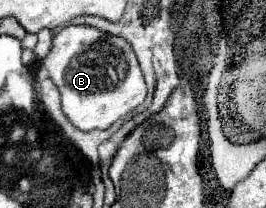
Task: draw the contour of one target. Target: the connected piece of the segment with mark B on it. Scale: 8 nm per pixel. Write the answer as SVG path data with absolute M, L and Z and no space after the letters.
M68 25L52 39L52 49L42 61L50 79L60 89L62 111L80 131L108 129L146 99L146 83L130 45L114 35L86 25Z

